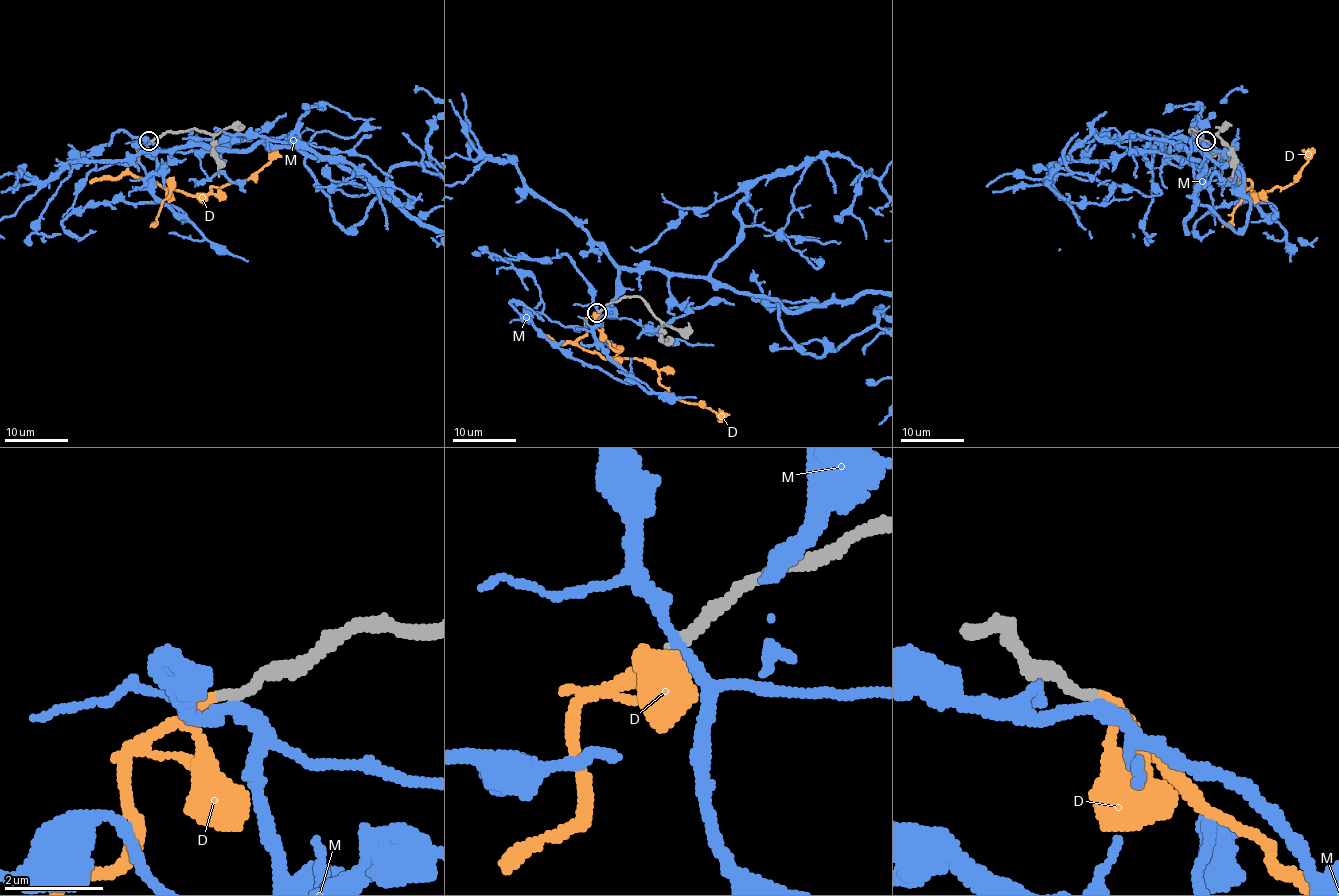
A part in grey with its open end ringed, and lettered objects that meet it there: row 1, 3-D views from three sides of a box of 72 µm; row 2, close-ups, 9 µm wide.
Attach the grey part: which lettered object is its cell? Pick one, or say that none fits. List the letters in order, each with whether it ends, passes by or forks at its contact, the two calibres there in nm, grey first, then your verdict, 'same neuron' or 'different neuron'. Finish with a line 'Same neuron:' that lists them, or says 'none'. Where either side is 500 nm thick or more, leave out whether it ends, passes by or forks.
D: it passes by; calibres 240 and 170 nm; same neuron
M: it passes by; calibres 240 and 280 nm; different neuron
Same neuron: D

